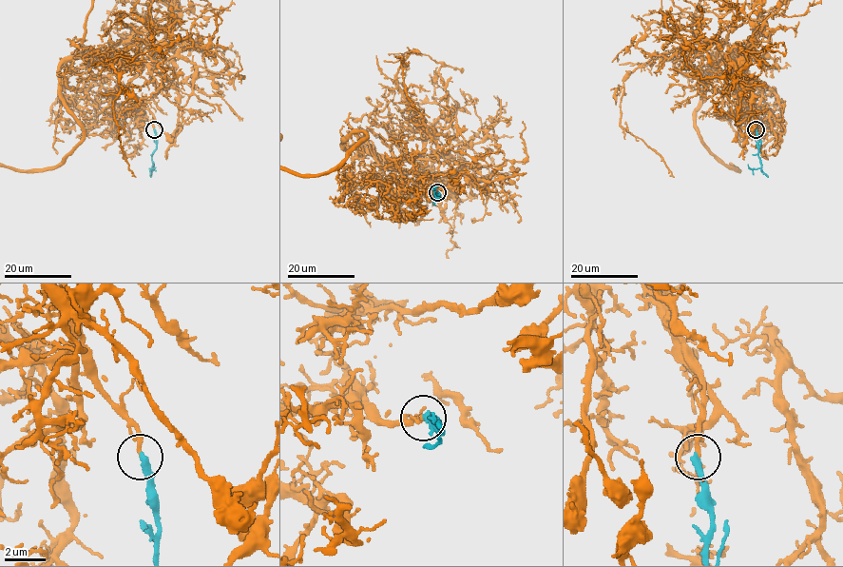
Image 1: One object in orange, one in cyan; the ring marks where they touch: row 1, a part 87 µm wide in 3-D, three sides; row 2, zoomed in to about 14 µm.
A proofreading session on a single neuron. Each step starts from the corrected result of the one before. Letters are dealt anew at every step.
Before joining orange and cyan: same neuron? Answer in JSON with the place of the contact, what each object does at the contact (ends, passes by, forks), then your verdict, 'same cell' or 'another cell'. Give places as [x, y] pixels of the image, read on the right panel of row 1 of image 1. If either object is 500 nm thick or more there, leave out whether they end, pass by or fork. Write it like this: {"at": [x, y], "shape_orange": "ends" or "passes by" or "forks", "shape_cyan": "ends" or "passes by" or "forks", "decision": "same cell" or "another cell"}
{"at": [756, 129], "shape_orange": "ends", "shape_cyan": "ends", "decision": "same cell"}

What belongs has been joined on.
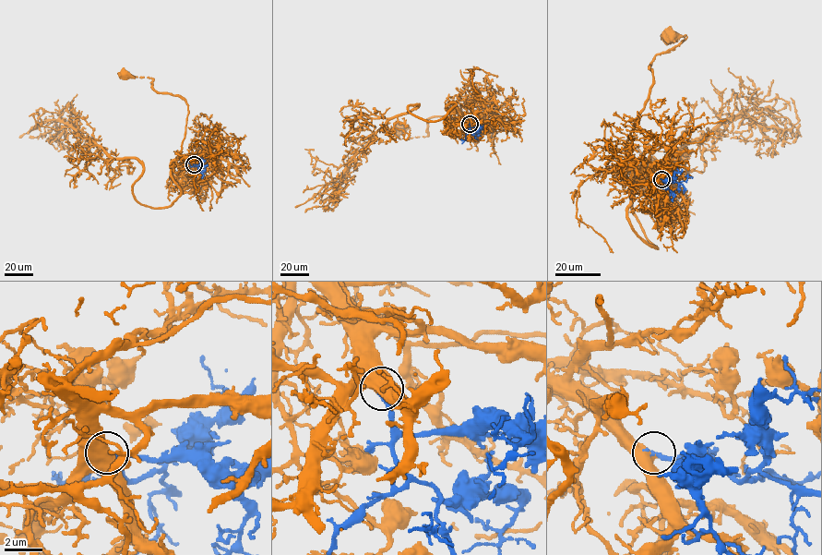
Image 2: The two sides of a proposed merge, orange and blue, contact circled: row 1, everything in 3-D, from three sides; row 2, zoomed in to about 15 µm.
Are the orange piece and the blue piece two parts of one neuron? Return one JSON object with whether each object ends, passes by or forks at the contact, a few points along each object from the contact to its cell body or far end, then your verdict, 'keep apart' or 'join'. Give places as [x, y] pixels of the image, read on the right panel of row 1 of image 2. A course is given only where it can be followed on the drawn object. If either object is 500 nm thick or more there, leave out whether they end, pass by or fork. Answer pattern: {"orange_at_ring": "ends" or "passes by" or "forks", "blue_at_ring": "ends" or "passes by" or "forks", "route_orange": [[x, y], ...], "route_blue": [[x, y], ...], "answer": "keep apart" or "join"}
{"route_orange": [[661, 179], [632, 163], [625, 143], [652, 83], [649, 65], [687, 37], [672, 38]], "route_blue": [[661, 179], [667, 180], [673, 201]], "answer": "join"}

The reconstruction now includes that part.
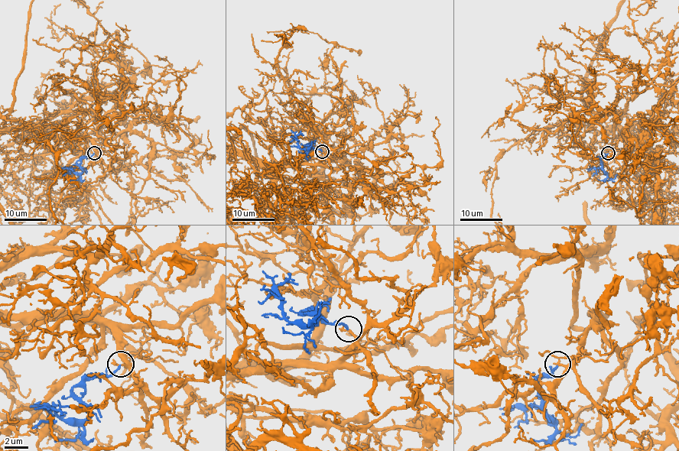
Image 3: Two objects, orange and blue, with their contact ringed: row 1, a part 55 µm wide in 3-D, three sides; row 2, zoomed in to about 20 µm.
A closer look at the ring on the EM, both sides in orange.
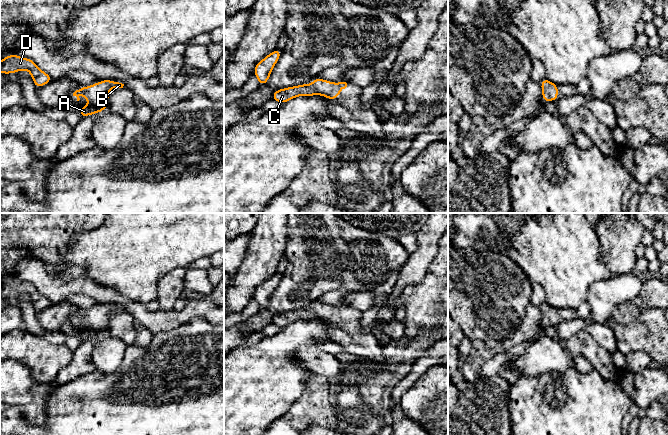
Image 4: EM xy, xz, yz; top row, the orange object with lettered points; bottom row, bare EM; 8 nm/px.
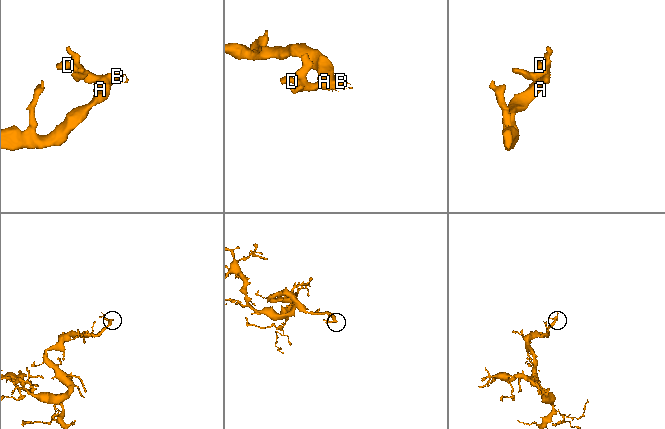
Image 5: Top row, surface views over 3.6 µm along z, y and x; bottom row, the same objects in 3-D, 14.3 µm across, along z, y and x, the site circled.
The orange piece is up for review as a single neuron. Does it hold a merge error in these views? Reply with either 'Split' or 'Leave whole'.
Leave whole

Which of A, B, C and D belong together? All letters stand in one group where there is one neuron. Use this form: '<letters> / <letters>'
A B C D

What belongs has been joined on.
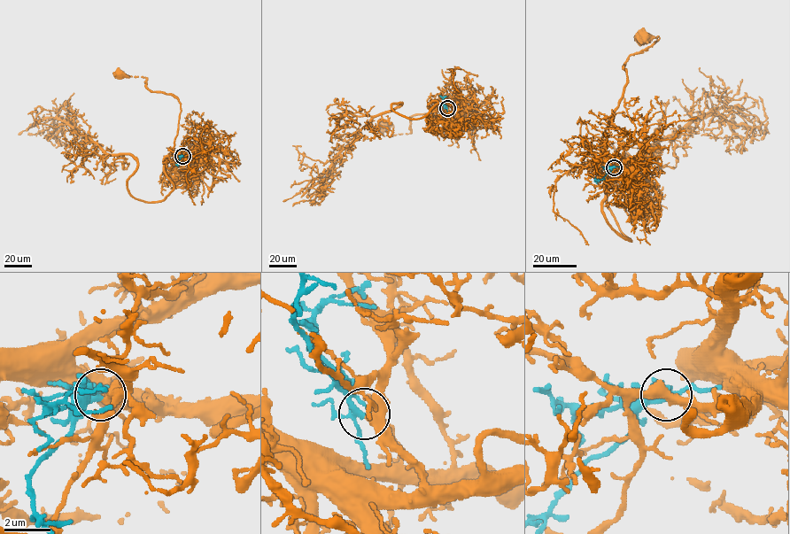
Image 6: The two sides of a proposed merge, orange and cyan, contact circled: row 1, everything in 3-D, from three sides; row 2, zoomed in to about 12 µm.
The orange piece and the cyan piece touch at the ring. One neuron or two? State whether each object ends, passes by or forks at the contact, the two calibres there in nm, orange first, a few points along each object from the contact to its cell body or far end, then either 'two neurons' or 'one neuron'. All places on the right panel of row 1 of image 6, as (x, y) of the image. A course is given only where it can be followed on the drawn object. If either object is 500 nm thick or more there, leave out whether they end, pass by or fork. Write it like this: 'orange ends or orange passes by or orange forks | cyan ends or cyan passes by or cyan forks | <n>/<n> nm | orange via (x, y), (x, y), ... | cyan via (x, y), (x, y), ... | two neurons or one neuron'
orange passes by | cyan forks | 420/180 nm | orange via (614, 167), (622, 167), (604, 156), (600, 140), (626, 82), (623, 65), (660, 38), (645, 39) | cyan via (614, 167), (603, 177), (595, 179) | one neuron

